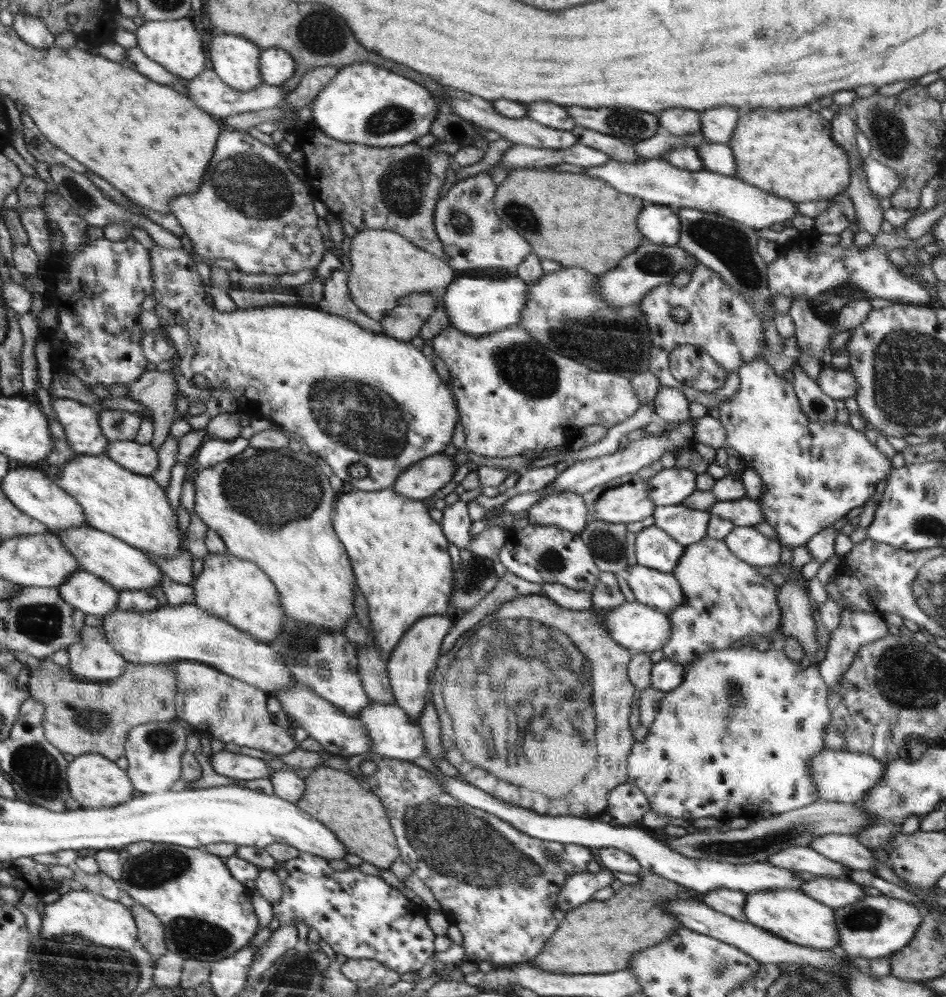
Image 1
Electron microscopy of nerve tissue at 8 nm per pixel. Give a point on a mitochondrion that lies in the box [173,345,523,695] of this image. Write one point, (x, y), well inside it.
(274, 490)

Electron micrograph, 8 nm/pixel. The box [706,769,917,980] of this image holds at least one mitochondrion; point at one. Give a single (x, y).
(867, 918)

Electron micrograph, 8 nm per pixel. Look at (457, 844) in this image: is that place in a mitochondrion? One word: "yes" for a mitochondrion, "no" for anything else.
yes

